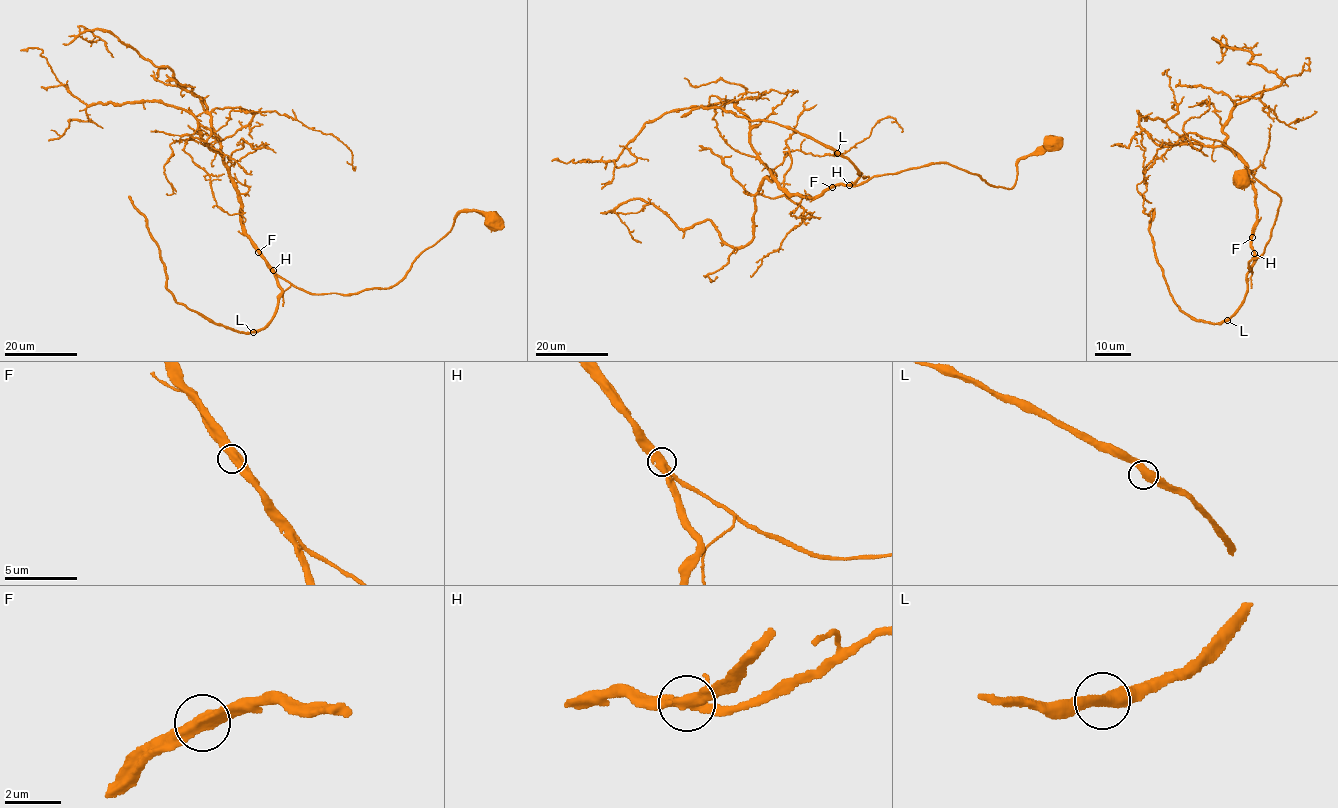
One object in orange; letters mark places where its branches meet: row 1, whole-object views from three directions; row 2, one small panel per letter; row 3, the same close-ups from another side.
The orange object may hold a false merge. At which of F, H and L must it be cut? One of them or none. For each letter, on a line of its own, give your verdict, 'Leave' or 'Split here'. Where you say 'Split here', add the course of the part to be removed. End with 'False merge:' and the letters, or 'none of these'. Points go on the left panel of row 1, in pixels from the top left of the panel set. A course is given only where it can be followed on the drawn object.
F: Leave
H: Leave
L: Leave
False merge: none of these

